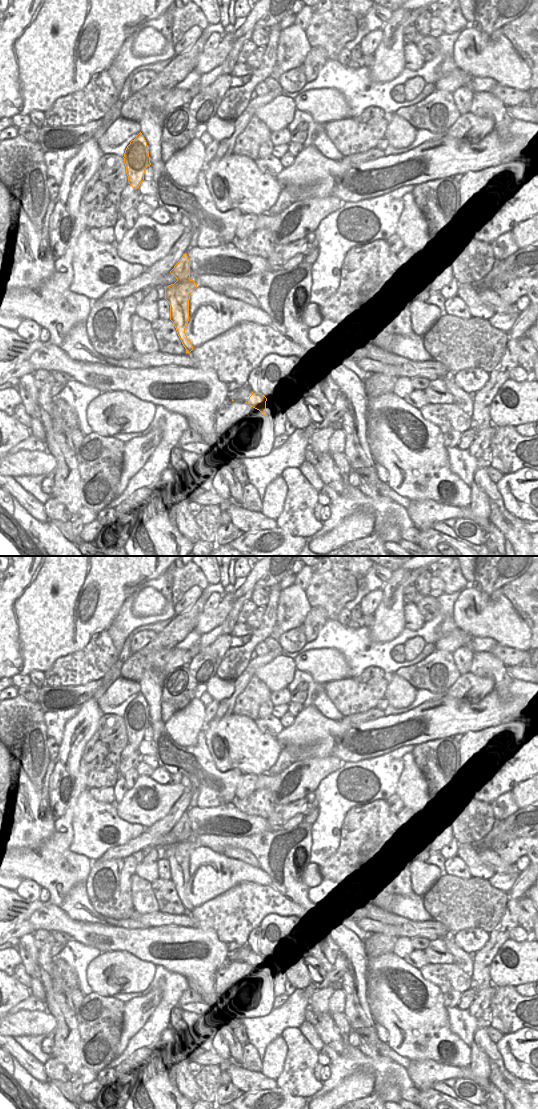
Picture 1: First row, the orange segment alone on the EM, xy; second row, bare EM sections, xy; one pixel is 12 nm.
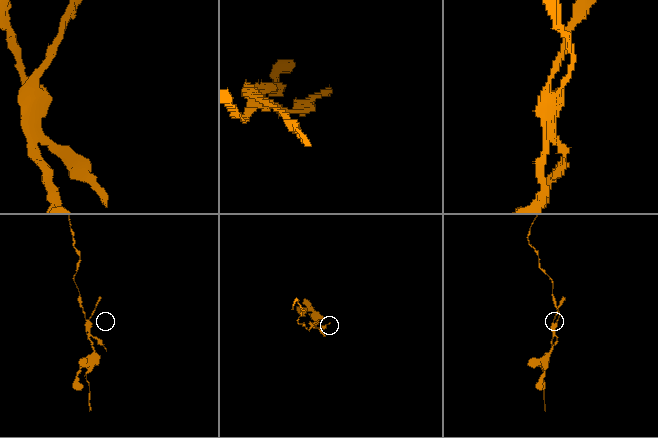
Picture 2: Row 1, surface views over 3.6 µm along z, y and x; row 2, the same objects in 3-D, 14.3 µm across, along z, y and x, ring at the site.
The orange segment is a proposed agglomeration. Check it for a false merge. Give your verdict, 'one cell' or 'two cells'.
two cells

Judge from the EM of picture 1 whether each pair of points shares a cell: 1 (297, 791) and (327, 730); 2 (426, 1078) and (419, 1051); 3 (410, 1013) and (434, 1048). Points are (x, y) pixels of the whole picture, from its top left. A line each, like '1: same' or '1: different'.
1: different
2: different
3: same

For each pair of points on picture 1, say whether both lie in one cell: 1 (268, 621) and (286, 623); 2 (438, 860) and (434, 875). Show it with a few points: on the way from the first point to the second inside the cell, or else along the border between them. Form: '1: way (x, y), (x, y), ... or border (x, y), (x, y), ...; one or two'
1: border (277, 598), (276, 623); two
2: border (426, 862), (435, 865), (441, 875); two

